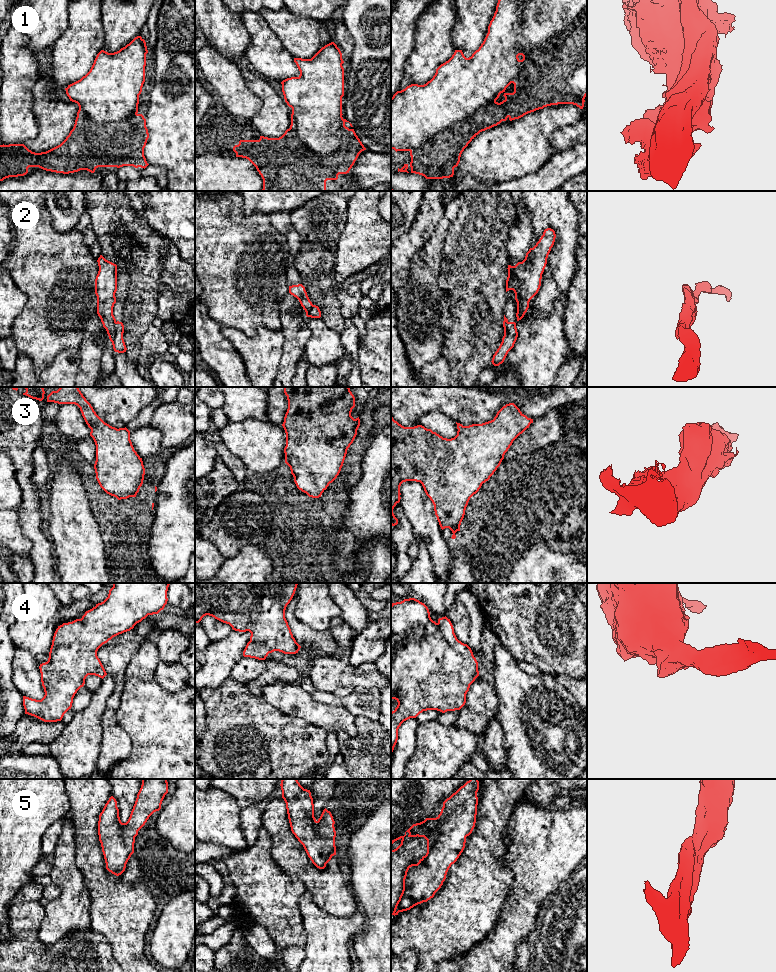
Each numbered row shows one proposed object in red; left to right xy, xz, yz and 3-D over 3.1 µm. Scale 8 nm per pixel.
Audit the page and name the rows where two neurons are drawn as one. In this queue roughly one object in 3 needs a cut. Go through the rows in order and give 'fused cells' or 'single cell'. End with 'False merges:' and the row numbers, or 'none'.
1: single cell
2: fused cells
3: single cell
4: single cell
5: single cell
False merges: 2

